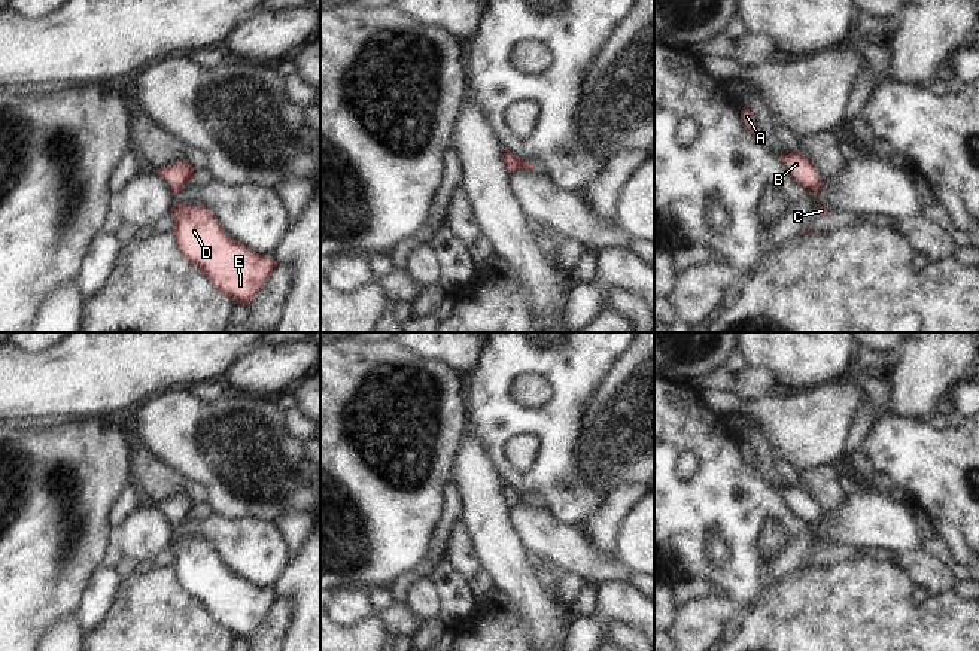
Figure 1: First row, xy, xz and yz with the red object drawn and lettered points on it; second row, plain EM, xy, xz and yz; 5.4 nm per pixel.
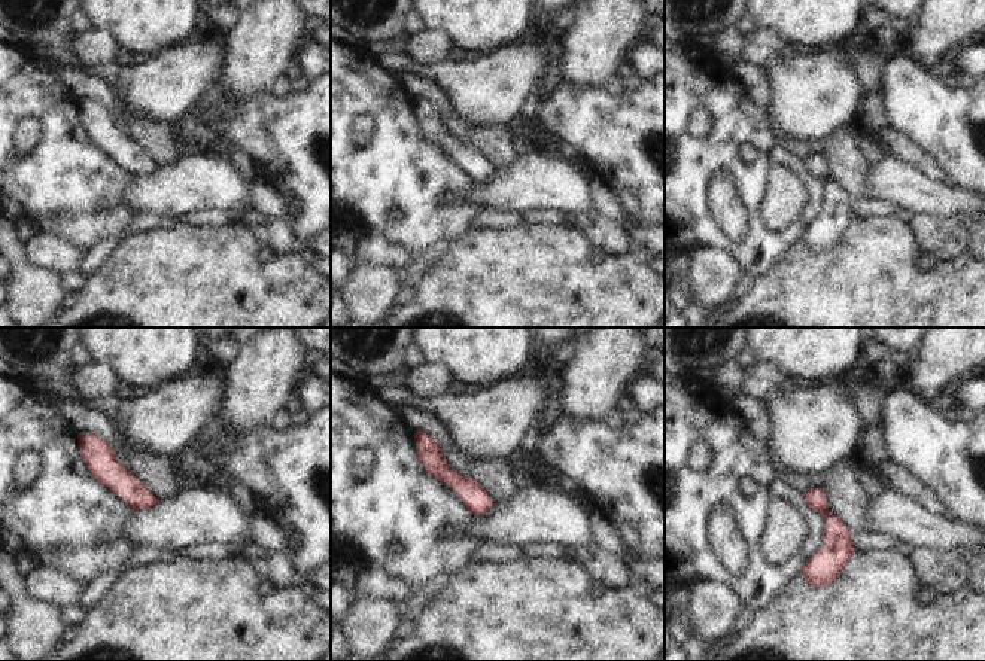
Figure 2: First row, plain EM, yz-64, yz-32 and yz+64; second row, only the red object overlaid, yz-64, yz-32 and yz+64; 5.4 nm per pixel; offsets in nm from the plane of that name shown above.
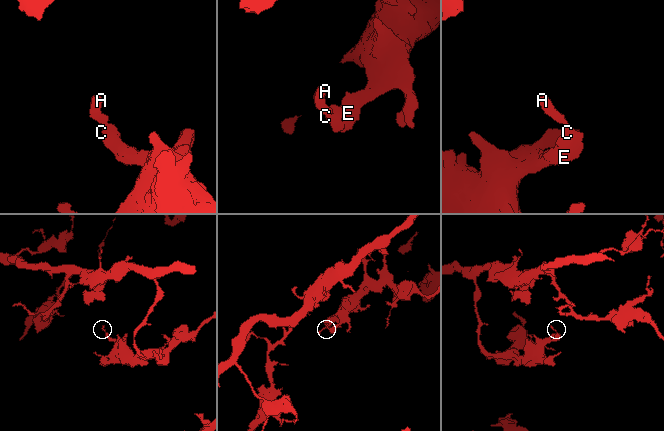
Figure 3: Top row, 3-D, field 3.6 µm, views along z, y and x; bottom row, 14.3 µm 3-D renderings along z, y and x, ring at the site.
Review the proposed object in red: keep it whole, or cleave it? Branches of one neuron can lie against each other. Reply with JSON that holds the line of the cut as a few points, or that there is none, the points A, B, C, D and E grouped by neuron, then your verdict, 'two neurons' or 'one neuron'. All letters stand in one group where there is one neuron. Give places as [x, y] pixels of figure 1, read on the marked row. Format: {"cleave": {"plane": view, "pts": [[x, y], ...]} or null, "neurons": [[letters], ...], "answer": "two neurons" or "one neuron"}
{"cleave": null, "neurons": [["A", "B", "C", "D", "E"]], "answer": "one neuron"}

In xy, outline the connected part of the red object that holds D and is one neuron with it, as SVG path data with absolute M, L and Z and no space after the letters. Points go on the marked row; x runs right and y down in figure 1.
M183 201L170 212L176 228L171 232L179 252L195 264L209 282L235 304L249 305L277 265L232 240L206 209Z

